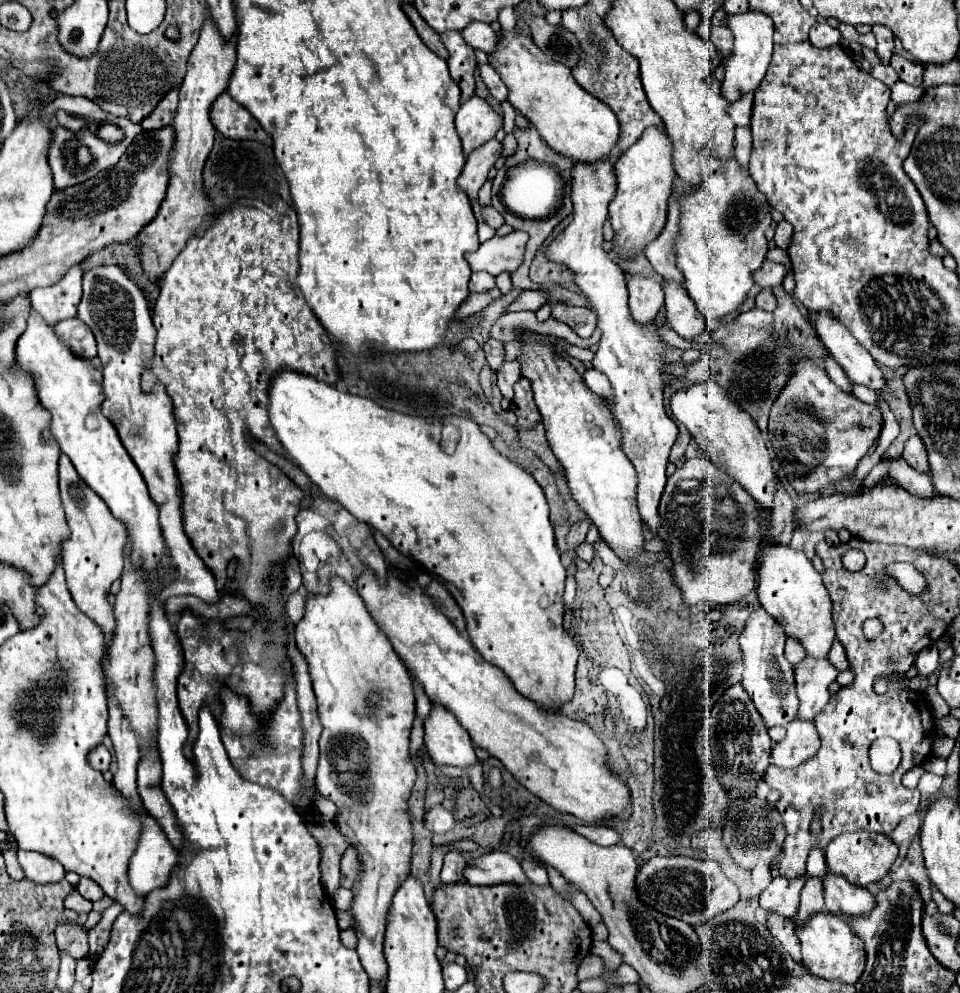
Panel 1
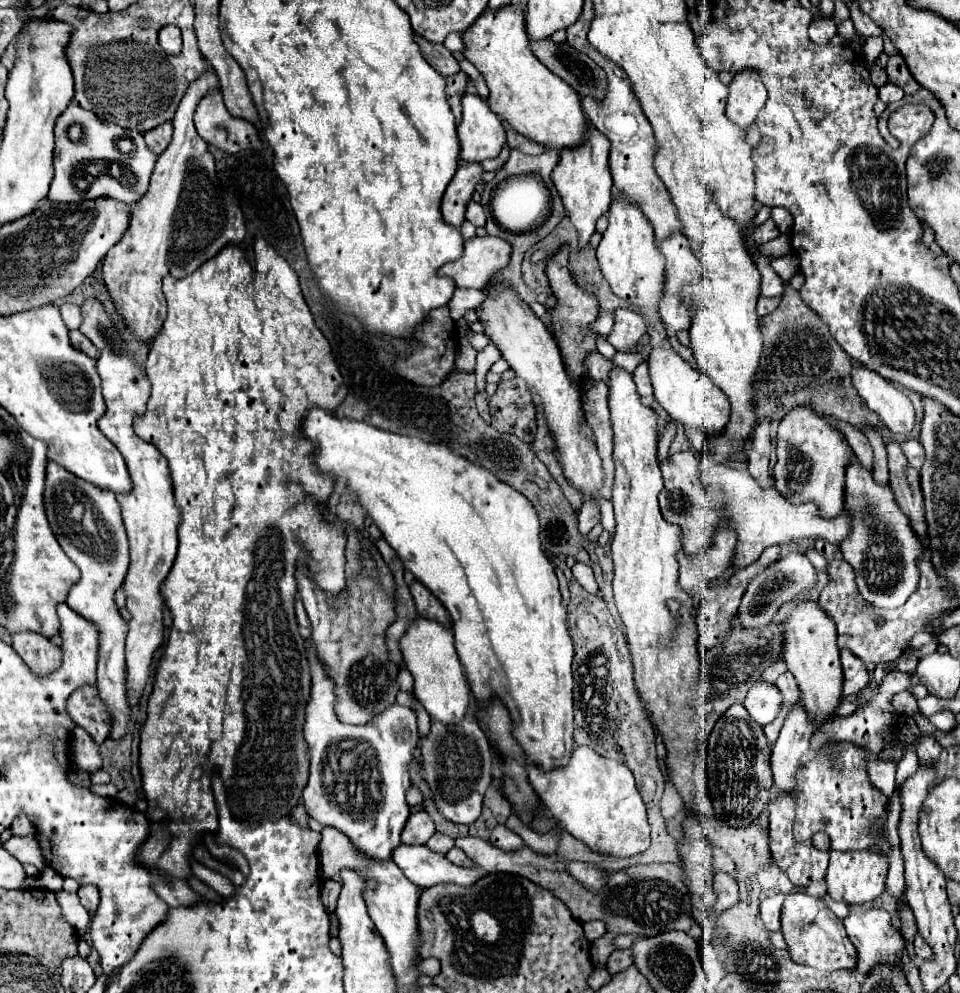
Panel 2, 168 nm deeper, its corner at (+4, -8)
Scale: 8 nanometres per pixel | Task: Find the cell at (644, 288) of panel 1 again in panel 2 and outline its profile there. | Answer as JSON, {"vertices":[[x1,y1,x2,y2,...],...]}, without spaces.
{"vertices":[[619,308,615,312,615,326,607,340,615,346,615,350,627,352,633,344,641,340,641,336,647,330,647,322,639,312,633,312,631,308]]}

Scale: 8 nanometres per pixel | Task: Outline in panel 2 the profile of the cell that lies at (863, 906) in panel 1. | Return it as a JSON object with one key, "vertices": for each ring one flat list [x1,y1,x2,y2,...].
{"vertices":[[849,906,849,914,843,918,843,926,847,930,849,940,855,944,857,952,859,952,859,962,857,962,857,970,865,976,877,962,885,960,885,962,895,962,899,960,899,954,905,946,905,940,901,938,899,930,893,928,891,924,891,914,881,910,881,908,869,908,869,906]]}

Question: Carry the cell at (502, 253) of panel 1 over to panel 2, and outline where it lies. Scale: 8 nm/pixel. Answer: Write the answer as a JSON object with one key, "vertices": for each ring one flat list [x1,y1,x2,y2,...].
{"vertices":[[483,236,465,240,463,258,455,262,447,262,439,268,441,274,455,278,459,288,481,288,485,290,491,278,509,266,511,260,511,244,503,238]]}

